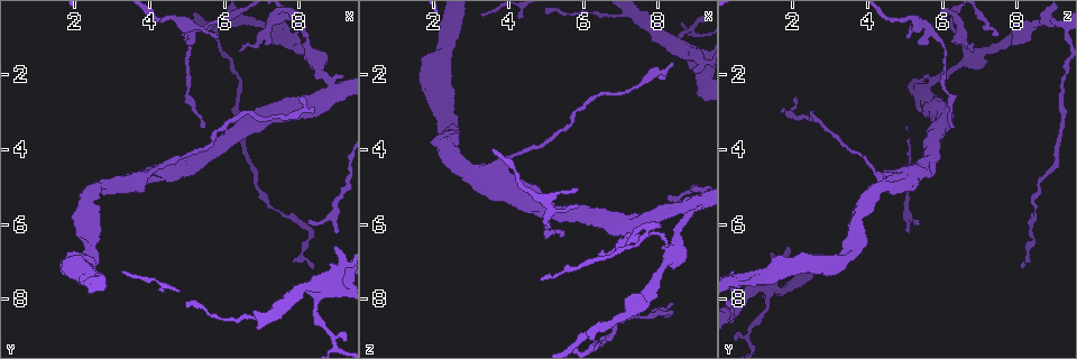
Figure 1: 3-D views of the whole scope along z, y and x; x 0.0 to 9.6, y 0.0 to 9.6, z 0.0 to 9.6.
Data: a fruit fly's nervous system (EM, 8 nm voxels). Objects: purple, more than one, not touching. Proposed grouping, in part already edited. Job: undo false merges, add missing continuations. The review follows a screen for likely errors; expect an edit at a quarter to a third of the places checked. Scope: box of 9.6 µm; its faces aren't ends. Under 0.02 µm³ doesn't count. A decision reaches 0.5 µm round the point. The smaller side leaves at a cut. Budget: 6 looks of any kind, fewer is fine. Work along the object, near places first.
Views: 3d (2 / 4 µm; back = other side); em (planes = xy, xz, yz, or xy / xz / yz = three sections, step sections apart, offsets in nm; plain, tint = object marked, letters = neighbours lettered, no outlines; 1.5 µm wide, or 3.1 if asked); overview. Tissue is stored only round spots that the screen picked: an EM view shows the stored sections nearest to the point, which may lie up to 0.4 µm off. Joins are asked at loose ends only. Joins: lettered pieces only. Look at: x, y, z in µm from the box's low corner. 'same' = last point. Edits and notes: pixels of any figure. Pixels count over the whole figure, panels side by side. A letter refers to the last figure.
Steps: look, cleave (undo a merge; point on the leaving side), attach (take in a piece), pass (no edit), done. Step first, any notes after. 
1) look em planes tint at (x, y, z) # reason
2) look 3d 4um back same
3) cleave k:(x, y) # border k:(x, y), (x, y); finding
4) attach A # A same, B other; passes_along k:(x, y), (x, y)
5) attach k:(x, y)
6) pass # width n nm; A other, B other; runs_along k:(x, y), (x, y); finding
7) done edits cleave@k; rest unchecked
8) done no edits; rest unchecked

look em yz step 4 letters at (5.45, 3.45, 6.25) # thin end

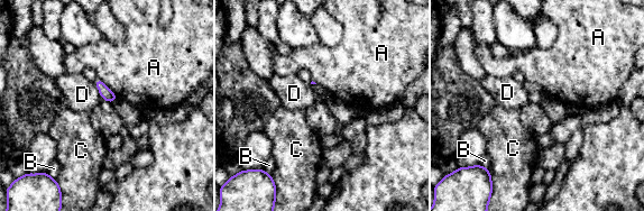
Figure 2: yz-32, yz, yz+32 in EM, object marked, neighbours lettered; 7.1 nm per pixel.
look em planes letters same

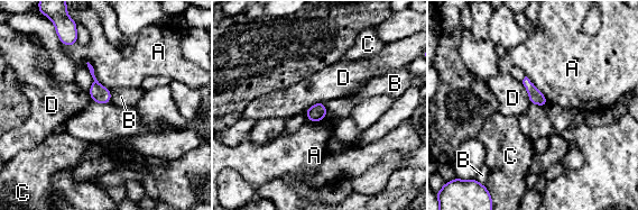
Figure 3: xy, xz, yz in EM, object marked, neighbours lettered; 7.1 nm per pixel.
pass # longest_contact A 280 nm; A other, B other, C other, D other; border 3:(521, 82), (530, 102); no lettered piece goes on from it

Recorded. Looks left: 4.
look em planes letters at (2.30, 5.75, 3.65) # arms part here

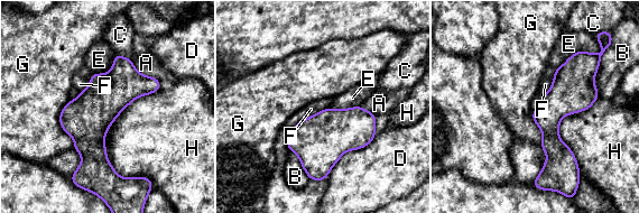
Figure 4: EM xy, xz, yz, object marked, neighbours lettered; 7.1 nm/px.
pass # A other, B other, C other, D other, E other, F other, G other, H other; all the same neuron

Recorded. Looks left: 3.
look 3d 4um at (8.55, 7.65, 1.25)

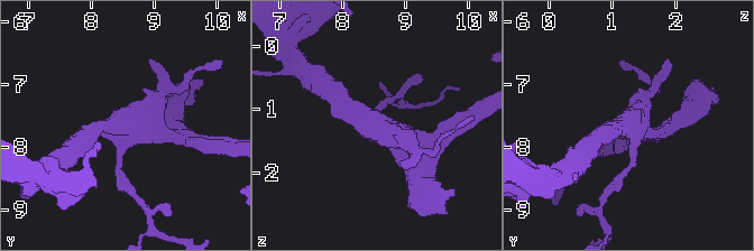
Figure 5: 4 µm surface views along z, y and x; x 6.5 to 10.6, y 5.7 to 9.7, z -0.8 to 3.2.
look em yz step 4 tint at (8.55, 7.60, 1.30) # now the EM

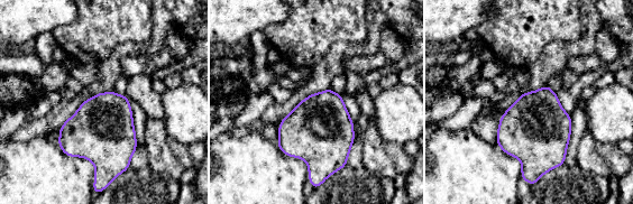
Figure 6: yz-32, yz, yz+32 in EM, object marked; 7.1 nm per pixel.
look em planes letters same # cut it another way

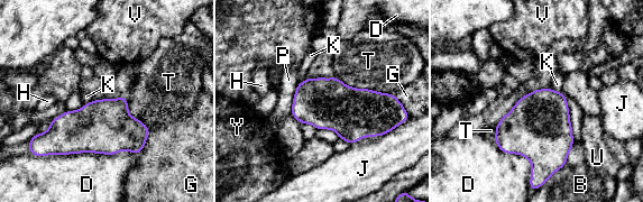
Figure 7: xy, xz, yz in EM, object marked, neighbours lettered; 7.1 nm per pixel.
pass # B other, D other, G other, H other, J other, K other, P other, T other, U other, V other, Y other; one neuron here

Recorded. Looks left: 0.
done no edits; rest unchecked

